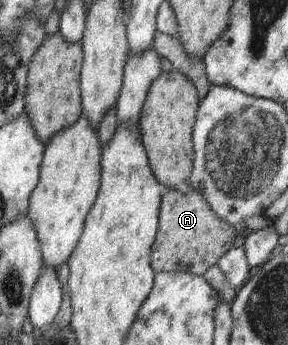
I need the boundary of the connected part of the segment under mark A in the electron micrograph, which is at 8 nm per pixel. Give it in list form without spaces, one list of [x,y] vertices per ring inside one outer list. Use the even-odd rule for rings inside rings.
[[[190,183],[179,185],[177,189],[167,188],[163,192],[158,231],[152,245],[151,267],[155,272],[189,272],[202,276],[234,247],[236,236],[235,228],[215,215],[205,197]]]

